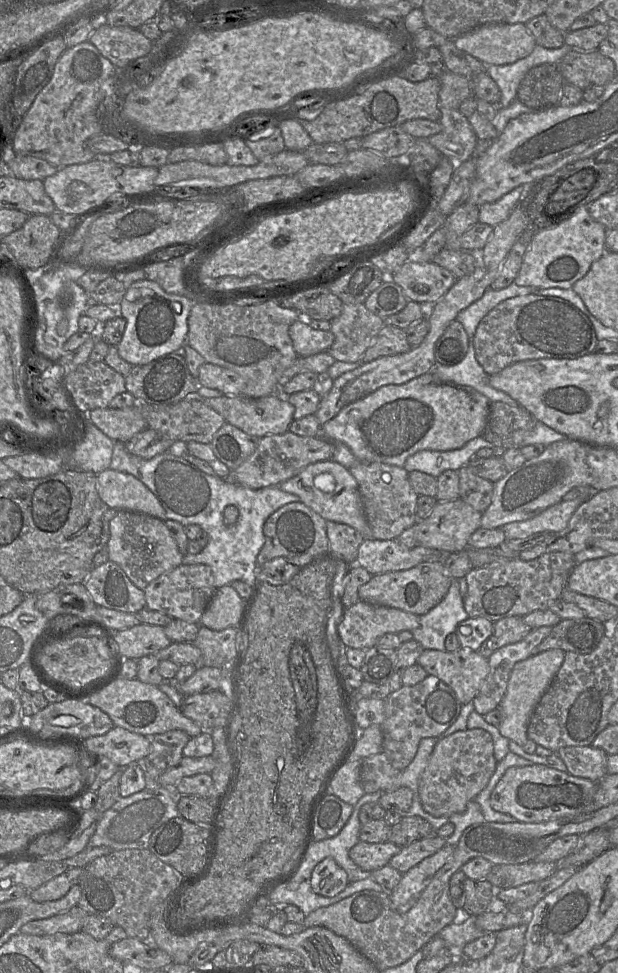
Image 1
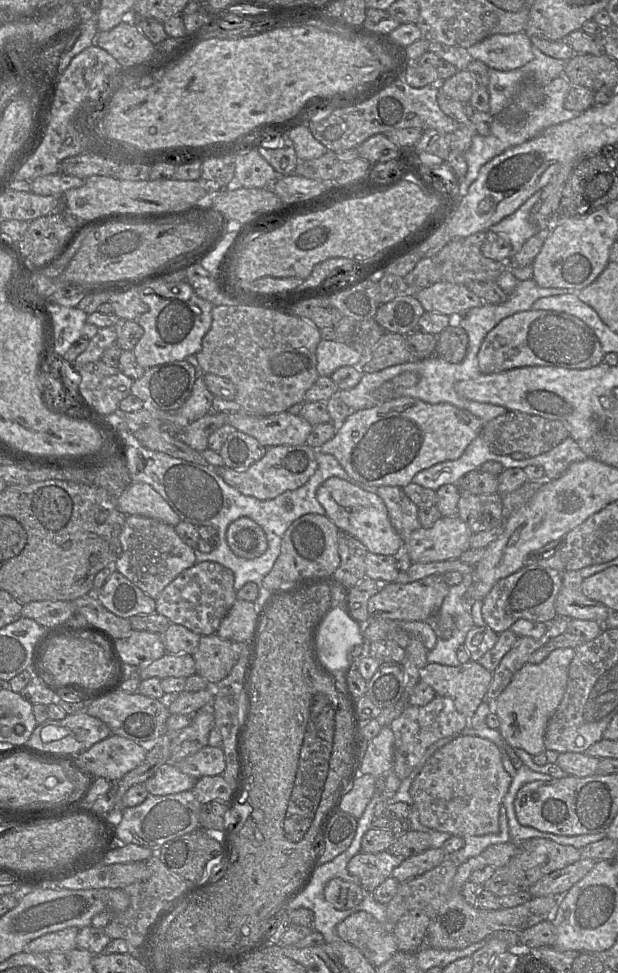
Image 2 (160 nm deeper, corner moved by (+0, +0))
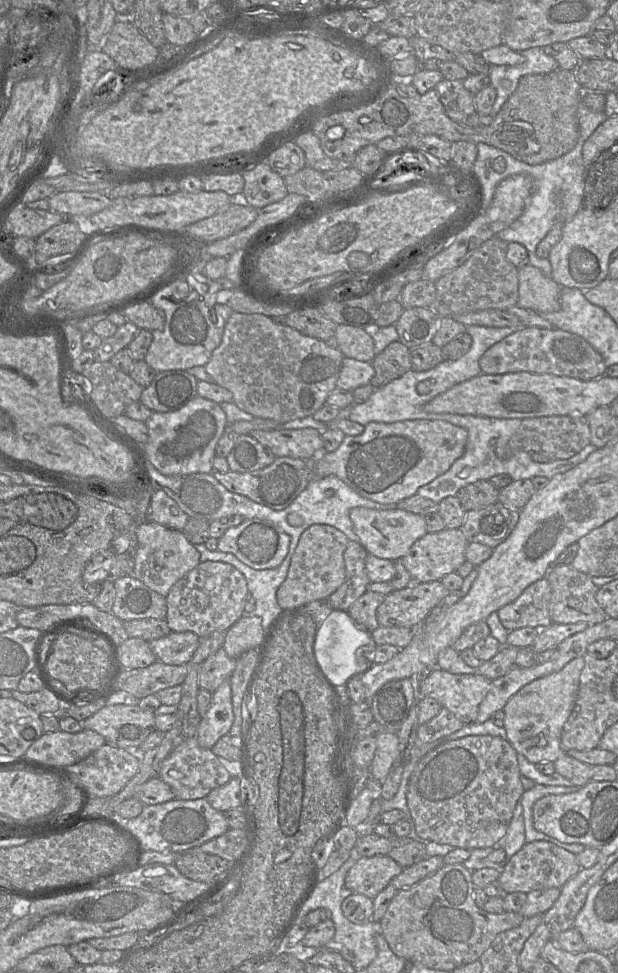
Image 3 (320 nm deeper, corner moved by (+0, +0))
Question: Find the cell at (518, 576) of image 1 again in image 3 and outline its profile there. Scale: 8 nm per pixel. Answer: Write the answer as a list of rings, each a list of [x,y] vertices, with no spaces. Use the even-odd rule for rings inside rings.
[[[541,578],[529,585],[512,603],[501,607],[498,617],[508,630],[522,627],[542,629],[552,623],[549,614],[551,587],[546,578]]]

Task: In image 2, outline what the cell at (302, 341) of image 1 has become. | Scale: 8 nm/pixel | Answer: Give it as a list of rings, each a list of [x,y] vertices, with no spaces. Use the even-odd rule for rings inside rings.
[[[322,339],[316,350],[317,371],[321,376],[331,374],[342,366],[356,367],[360,360],[360,352],[348,343]]]

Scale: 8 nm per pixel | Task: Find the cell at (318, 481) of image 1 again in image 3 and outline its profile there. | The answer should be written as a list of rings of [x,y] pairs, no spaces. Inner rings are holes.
[[[355,507],[350,511],[350,519],[359,543],[366,549],[368,554],[381,559],[398,560],[403,559],[411,546],[428,531],[423,516],[396,509],[374,509],[366,507]]]

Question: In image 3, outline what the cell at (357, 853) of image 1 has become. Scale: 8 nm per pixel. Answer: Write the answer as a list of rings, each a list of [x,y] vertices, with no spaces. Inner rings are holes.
[[[389,855],[360,857],[348,870],[345,886],[353,893],[373,899],[403,869]]]

